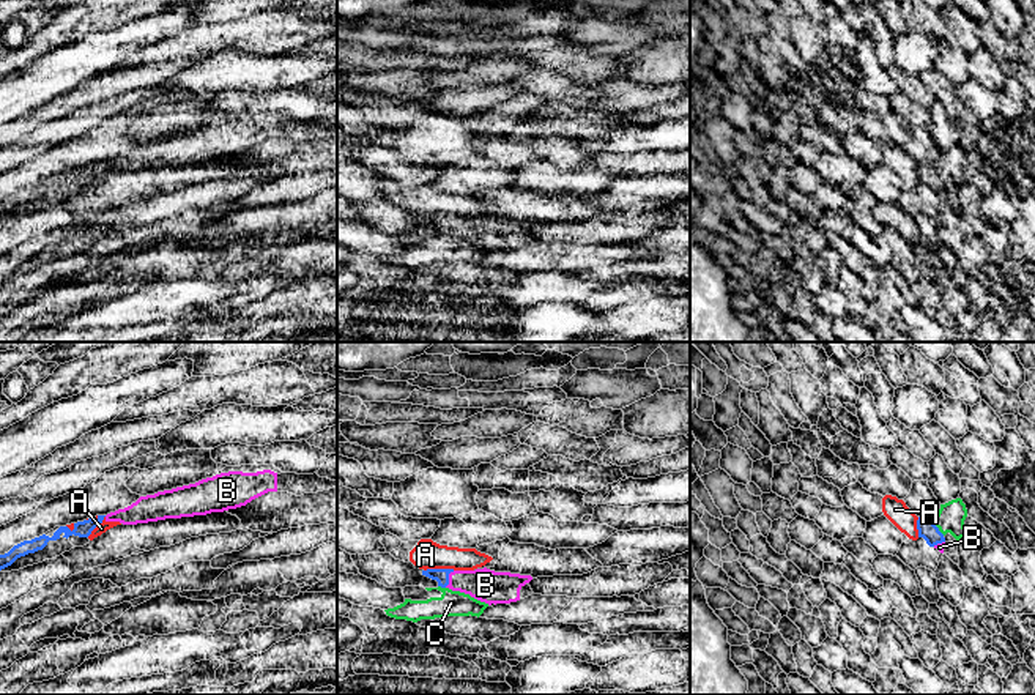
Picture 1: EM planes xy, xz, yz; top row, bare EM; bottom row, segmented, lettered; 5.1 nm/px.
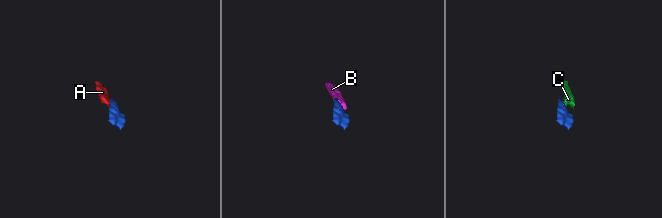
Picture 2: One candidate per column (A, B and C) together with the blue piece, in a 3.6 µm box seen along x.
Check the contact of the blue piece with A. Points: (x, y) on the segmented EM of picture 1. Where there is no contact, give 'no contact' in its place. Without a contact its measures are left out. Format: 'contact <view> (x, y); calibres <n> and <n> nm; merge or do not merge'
contact xz (438, 569); calibres 80 and 140 nm; do not merge

